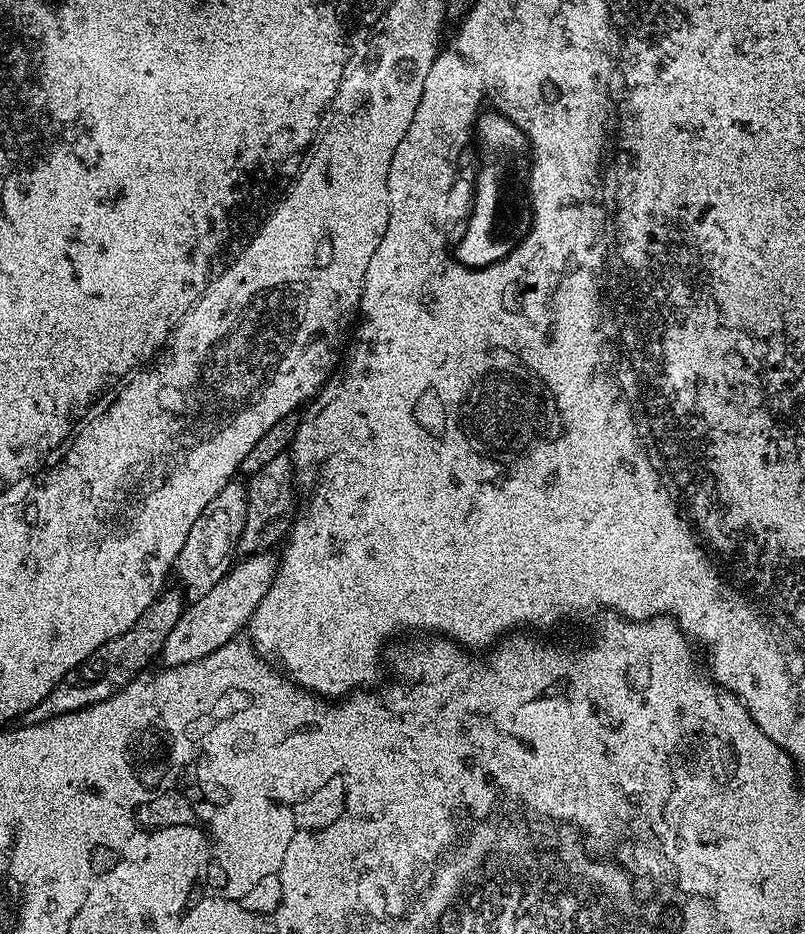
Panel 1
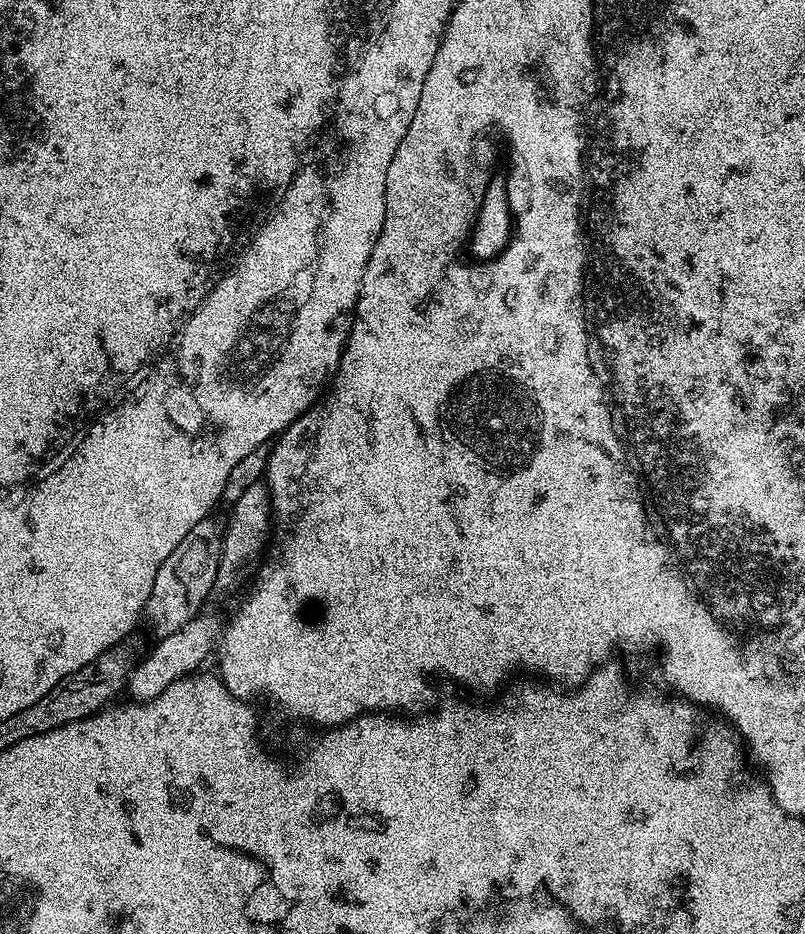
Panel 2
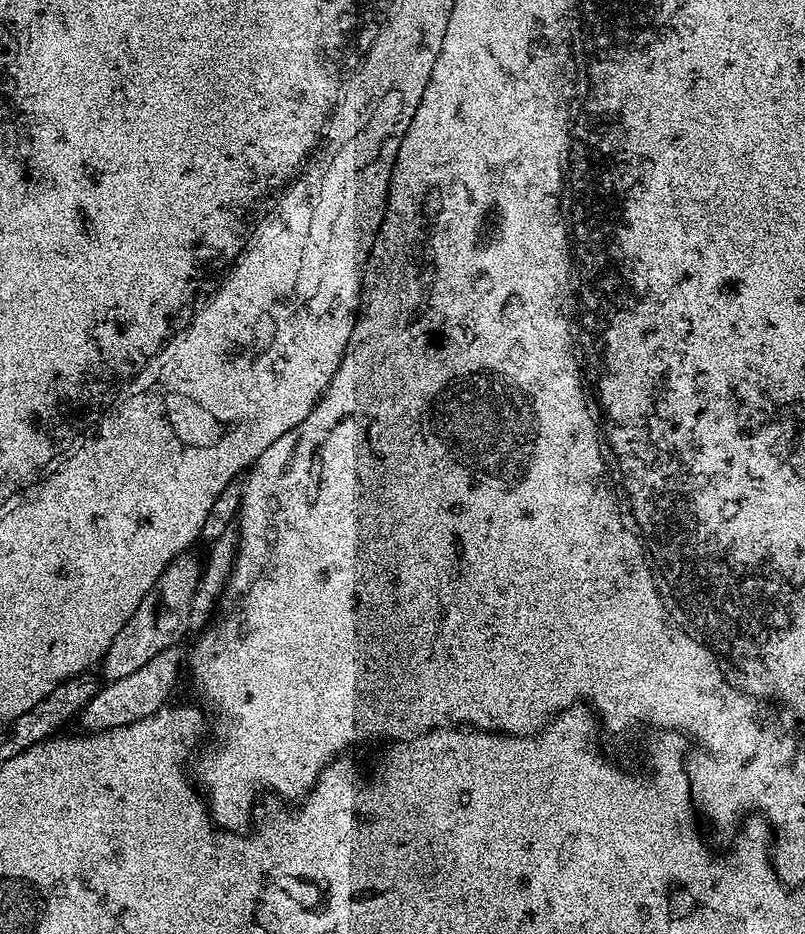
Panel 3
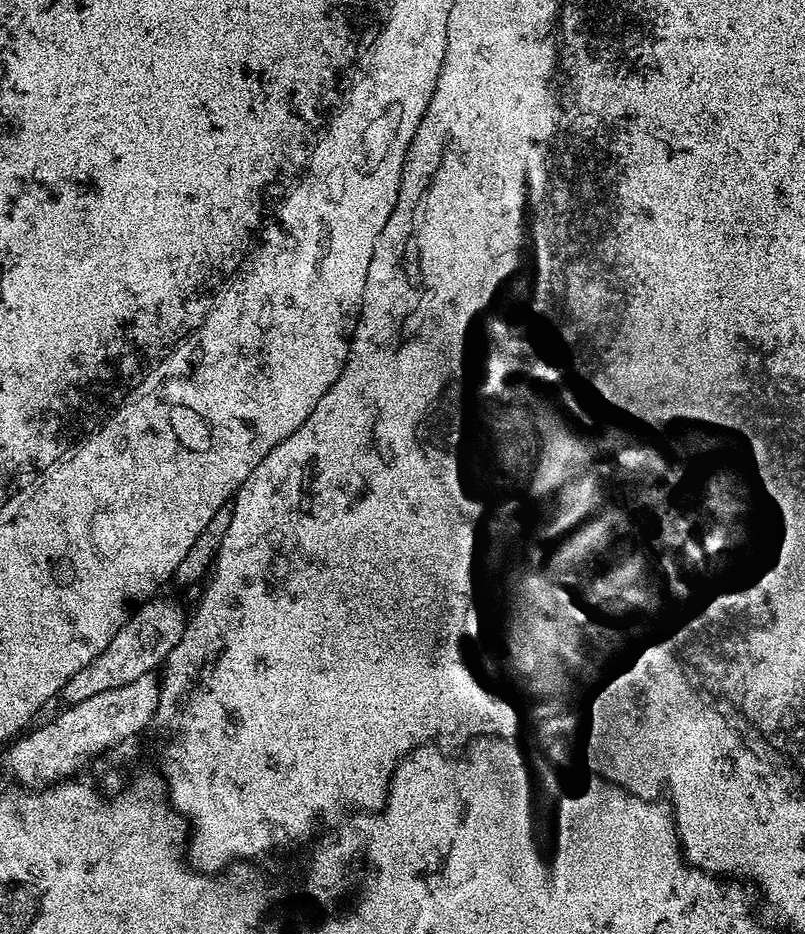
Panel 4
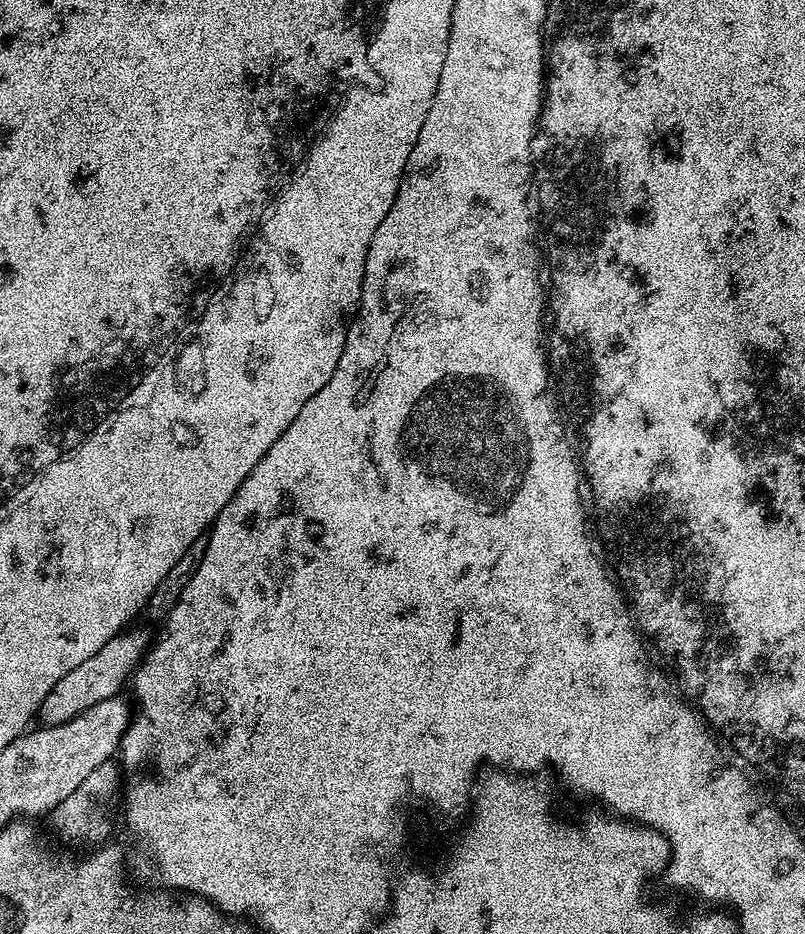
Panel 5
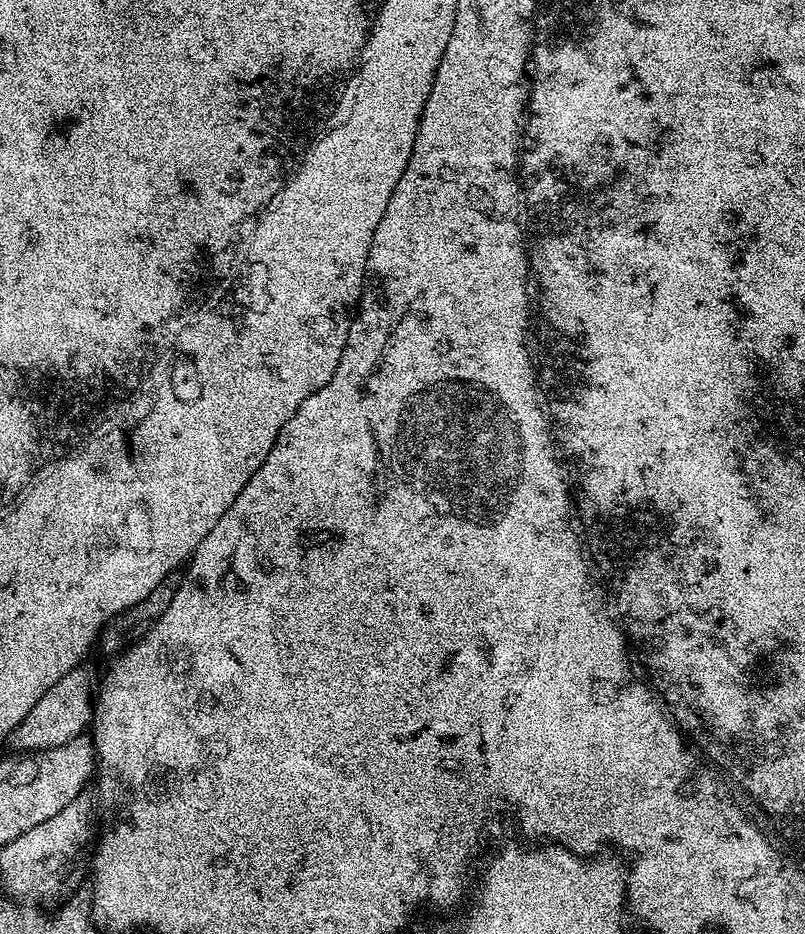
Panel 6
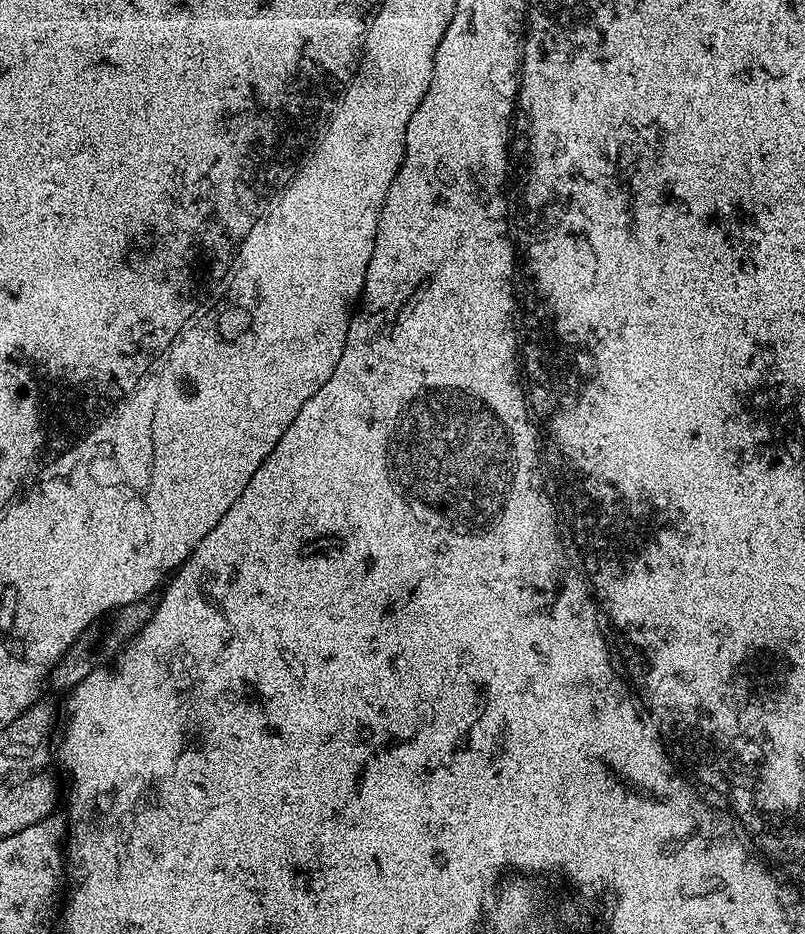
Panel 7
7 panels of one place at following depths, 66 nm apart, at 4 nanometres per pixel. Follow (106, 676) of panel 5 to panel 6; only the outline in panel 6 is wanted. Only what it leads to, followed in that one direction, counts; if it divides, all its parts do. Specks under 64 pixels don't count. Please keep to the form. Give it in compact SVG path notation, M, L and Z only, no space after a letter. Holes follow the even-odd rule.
M87 666L72 668L70 674L62 674L38 703L32 707L30 714L22 718L22 722L8 736L7 743L13 744L15 751L20 754L30 752L44 752L47 748L60 746L81 735L92 723L92 709L94 707L94 680L92 672Z

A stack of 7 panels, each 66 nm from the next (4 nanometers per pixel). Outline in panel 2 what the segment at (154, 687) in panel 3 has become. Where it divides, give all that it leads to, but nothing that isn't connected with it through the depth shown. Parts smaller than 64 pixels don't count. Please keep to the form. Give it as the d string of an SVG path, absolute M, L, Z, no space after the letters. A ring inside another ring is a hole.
M201 614L195 616L190 622L186 622L186 626L182 626L182 630L174 630L174 634L159 637L155 641L157 644L149 650L148 657L141 664L139 661L133 667L132 675L128 678L127 695L132 695L129 697L136 702L158 698L158 694L162 694L162 690L166 690L166 686L178 682L184 676L193 675L201 667L199 664L211 652L213 655L221 635L222 620L216 616Z

